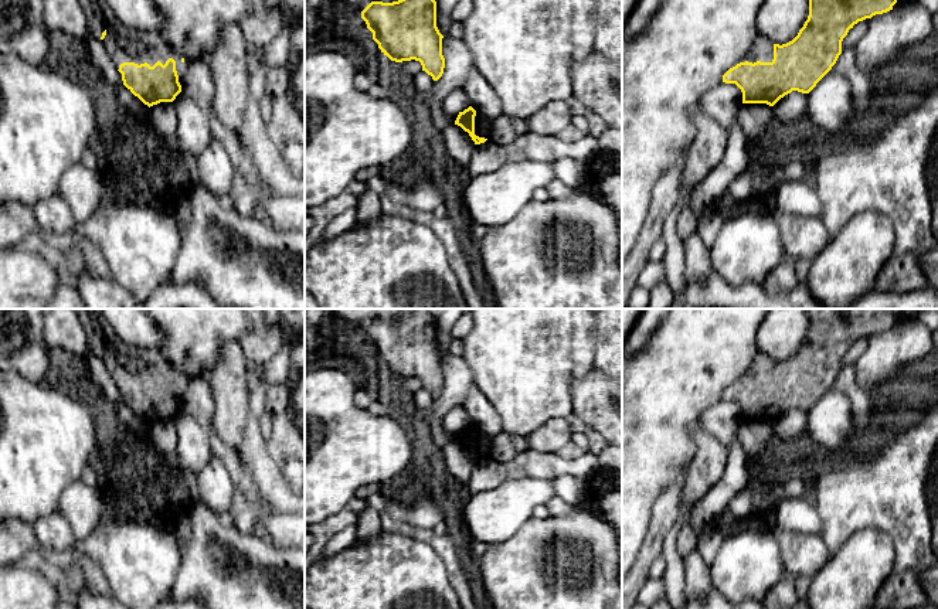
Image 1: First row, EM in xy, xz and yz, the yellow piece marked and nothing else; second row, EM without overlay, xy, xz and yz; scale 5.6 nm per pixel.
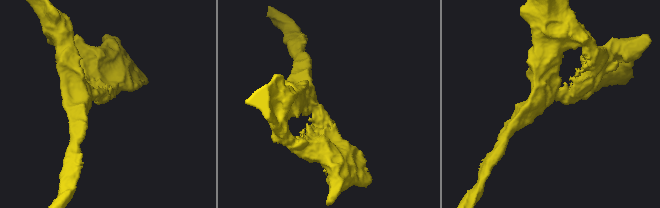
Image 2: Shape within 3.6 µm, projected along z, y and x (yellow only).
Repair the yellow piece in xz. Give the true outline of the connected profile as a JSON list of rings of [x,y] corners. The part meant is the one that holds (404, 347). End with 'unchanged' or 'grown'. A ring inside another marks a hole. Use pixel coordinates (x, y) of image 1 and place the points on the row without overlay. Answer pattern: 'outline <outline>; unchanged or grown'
outline [[[409,309],[392,320],[371,319],[361,336],[373,357],[391,378],[419,378],[422,388],[438,398],[445,385],[442,355],[436,344],[436,319],[428,309]]]; unchanged

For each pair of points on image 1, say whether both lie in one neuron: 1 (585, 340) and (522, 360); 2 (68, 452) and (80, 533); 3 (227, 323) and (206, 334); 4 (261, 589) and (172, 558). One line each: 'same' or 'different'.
1: same
2: different
3: same
4: different

